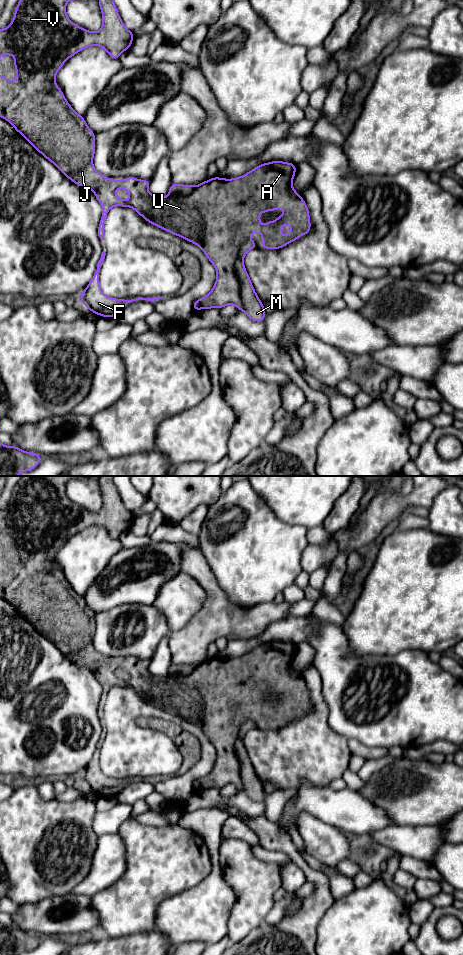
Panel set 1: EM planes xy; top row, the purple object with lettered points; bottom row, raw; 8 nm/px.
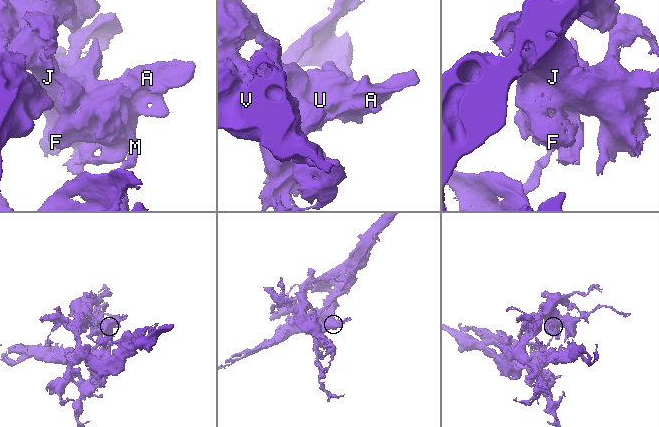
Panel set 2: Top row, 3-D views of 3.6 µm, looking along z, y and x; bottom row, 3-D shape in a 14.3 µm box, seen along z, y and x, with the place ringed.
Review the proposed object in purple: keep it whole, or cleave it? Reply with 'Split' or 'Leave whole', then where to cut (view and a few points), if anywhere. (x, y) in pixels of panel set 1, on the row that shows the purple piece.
Split. Split along xy (249, 237), (241, 245), (234, 266), (243, 310)

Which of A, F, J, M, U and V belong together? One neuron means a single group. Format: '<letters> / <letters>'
A F J U V / M

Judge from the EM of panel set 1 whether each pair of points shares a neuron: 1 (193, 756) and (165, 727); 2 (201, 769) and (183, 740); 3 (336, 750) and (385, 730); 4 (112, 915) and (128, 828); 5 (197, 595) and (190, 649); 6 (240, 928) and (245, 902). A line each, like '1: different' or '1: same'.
1: same
2: different
3: different
4: same
5: different
6: same

